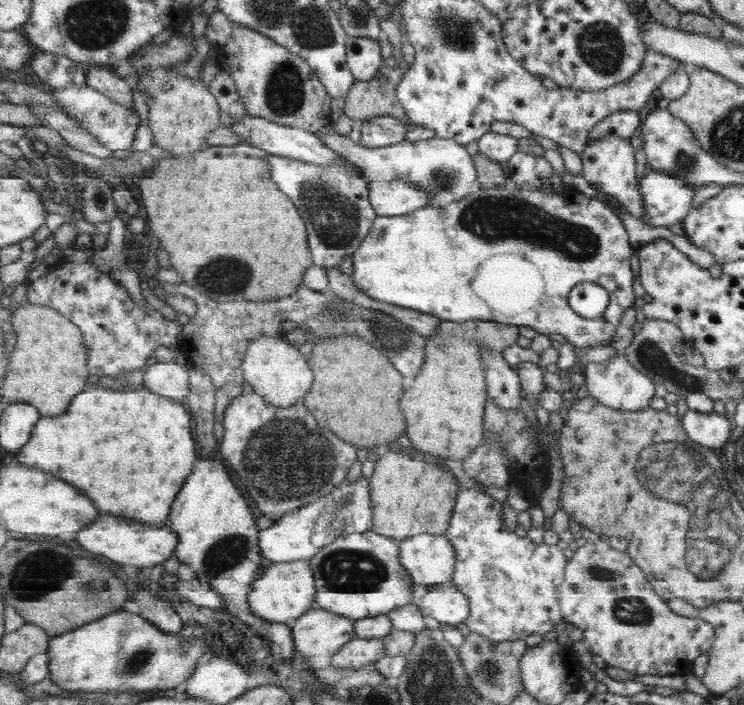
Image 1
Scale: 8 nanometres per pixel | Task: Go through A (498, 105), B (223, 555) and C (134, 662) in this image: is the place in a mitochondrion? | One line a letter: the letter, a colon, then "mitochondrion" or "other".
A: other
B: mitochondrion
C: mitochondrion

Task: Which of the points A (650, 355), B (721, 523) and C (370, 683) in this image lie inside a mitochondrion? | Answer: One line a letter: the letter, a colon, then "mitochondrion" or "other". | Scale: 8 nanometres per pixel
A: mitochondrion
B: mitochondrion
C: other

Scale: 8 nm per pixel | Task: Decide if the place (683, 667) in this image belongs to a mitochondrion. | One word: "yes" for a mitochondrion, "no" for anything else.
no

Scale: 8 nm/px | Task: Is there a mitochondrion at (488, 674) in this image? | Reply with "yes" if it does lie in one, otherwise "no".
yes

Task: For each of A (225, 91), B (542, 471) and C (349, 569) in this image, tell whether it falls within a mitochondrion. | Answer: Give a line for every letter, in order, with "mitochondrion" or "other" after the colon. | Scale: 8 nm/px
A: other
B: other
C: mitochondrion

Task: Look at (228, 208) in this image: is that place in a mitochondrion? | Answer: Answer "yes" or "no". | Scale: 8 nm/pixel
no

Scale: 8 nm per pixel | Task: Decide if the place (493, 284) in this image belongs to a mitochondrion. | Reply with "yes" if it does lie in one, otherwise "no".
no

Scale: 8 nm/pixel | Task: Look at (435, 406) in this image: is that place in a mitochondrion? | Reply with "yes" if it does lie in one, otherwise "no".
no

